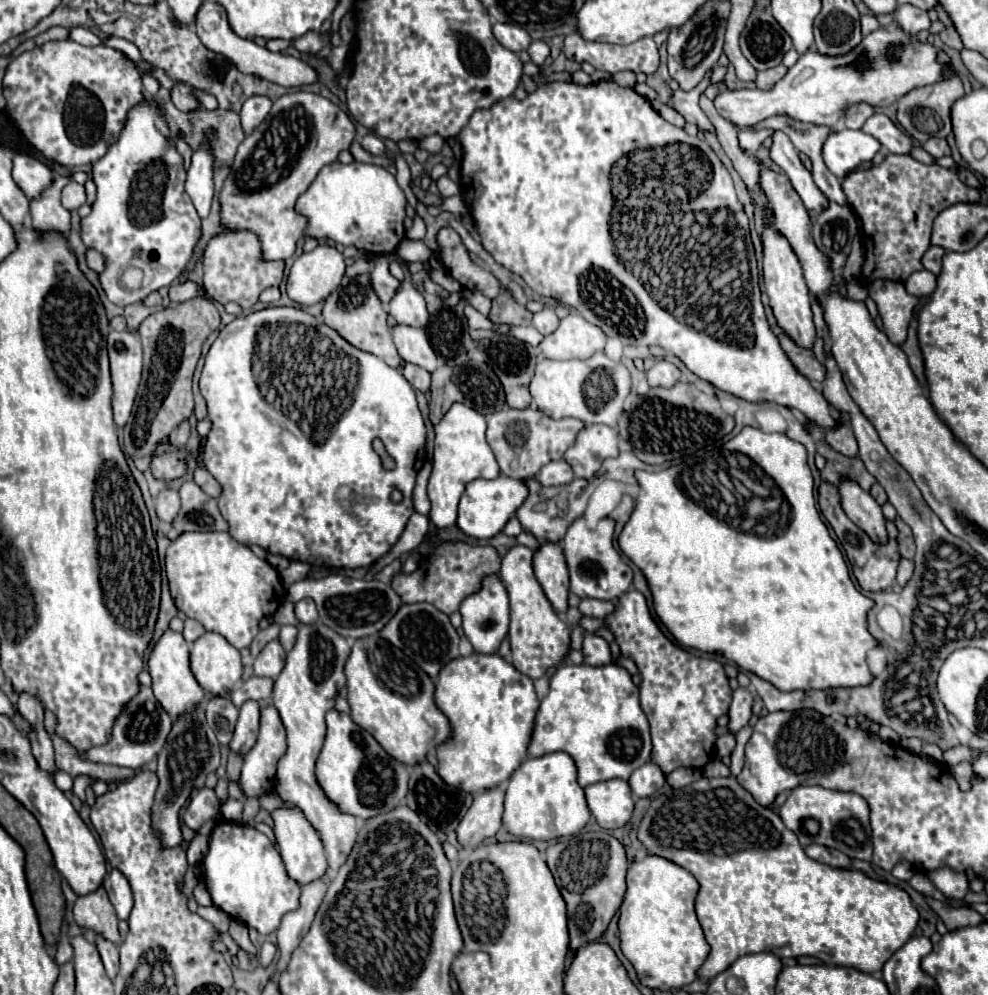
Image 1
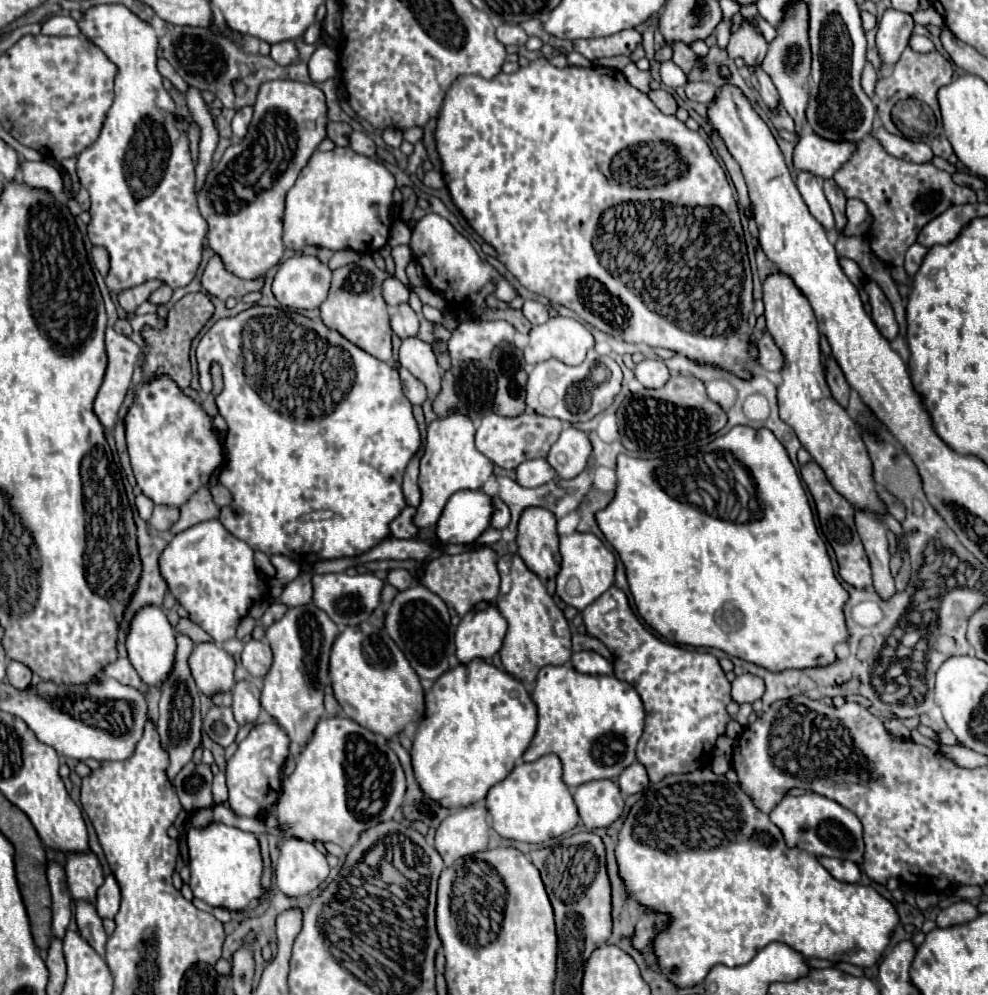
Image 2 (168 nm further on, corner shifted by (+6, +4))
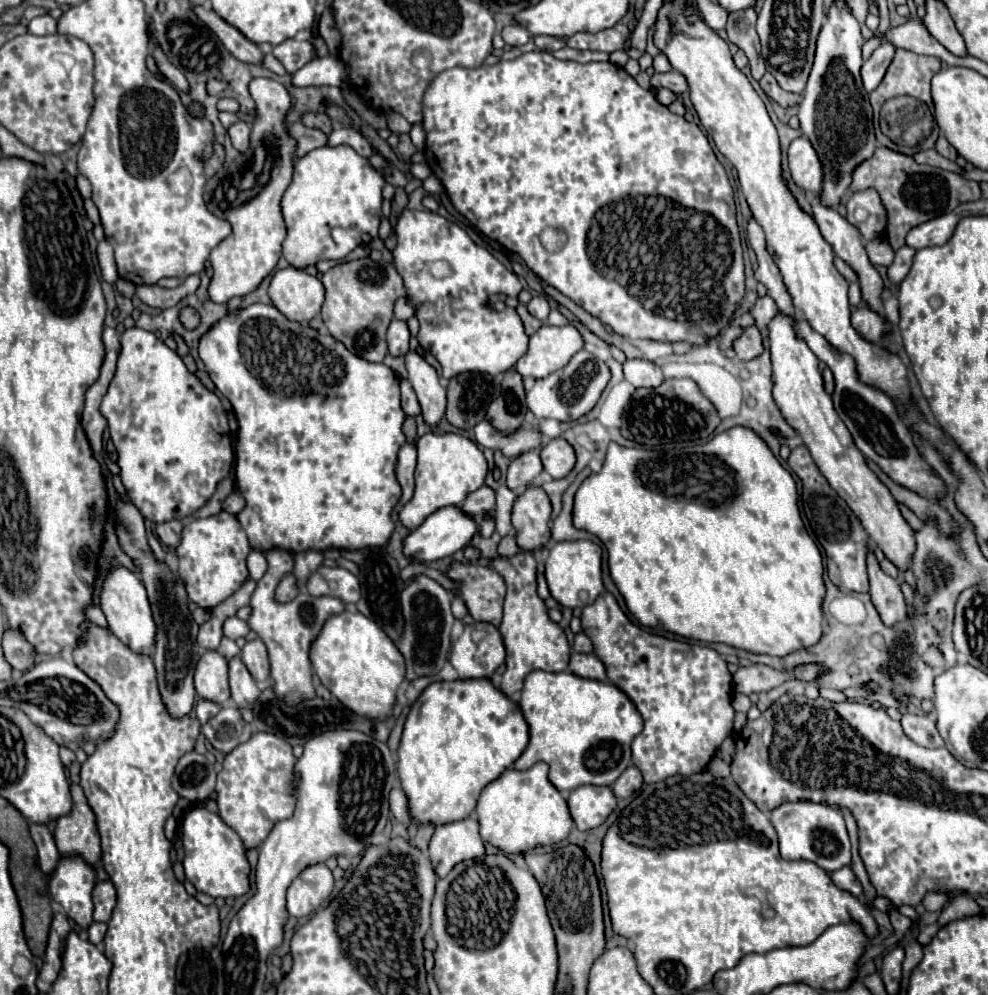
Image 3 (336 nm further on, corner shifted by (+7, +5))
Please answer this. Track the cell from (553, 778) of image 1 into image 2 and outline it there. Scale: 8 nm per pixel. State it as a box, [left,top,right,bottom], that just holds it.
[486,755,578,843]

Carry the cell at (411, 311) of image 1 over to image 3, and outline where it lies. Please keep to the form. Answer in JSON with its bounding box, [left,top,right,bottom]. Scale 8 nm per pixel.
[387,320,409,356]

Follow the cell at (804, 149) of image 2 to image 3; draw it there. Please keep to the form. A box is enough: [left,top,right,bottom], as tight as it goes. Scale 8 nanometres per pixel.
[789,136,823,192]

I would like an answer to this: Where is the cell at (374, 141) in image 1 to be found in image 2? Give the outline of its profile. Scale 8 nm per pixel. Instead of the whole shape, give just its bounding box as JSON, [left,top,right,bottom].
[350,133,376,157]

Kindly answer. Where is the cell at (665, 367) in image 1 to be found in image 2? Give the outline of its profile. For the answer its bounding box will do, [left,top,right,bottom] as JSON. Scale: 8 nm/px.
[634,359,668,389]

